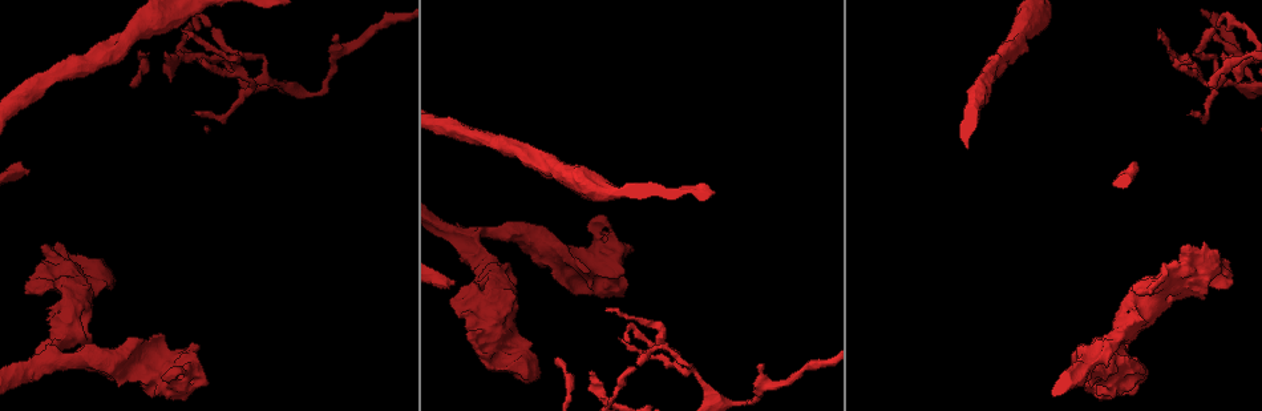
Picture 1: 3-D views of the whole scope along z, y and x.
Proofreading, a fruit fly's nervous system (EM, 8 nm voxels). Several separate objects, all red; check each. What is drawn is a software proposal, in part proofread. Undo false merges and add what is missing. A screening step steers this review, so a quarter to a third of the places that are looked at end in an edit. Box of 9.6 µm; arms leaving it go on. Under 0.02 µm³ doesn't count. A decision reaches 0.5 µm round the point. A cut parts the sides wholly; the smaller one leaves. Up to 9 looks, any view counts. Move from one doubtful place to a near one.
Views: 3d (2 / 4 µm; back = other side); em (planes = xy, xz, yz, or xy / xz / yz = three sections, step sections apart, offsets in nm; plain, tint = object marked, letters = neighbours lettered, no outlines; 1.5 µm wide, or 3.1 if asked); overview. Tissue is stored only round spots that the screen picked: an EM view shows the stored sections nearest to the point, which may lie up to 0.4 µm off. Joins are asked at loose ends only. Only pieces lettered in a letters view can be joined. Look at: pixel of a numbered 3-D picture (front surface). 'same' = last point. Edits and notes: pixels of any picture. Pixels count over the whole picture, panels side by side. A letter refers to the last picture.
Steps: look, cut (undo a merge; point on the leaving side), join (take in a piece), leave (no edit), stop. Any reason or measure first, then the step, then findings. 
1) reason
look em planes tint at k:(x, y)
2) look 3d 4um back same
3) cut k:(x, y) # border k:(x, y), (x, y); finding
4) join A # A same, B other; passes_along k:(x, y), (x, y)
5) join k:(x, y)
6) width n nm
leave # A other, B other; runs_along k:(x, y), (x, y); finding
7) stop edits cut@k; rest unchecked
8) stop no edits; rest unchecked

calibre changes
look em yz step 8 letters at 1:(605, 288)

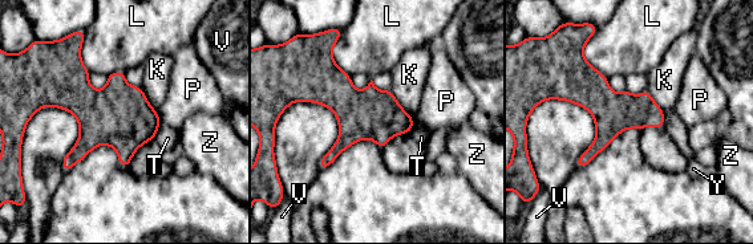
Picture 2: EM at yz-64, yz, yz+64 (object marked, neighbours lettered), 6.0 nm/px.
leave # K other, L other, P other, T other, V other, Y other, Z other; border 2:(391, 89), (395, 100), (412, 117); all the same neuron

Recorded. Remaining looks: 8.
branch stops here
look 3d 4um at 1:(762, 364)

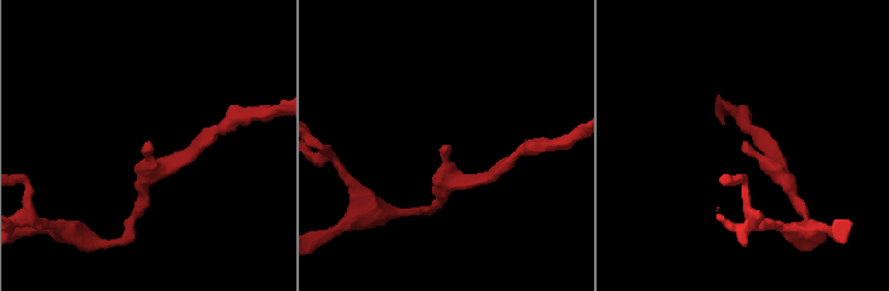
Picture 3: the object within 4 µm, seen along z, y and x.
now the EM
look em yz step 8 letters at 3:(741, 147)

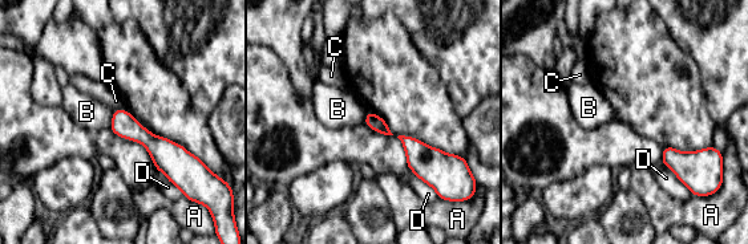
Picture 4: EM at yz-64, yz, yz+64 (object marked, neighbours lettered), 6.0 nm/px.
another direction
look em planes letters same

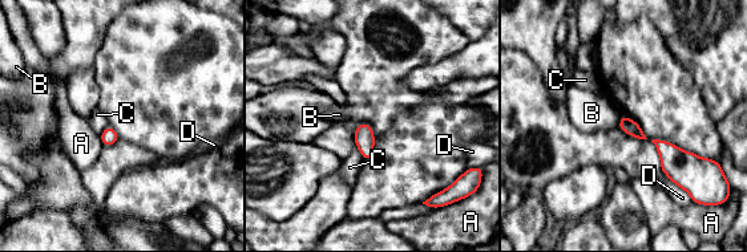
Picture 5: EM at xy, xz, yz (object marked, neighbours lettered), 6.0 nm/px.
leave # A other, B other, C other, D other; border 5:(621, 116), (617, 125); no lettered piece goes on from it

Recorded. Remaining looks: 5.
tapers out
look em xy step 4 tint at 1:(610, 308)

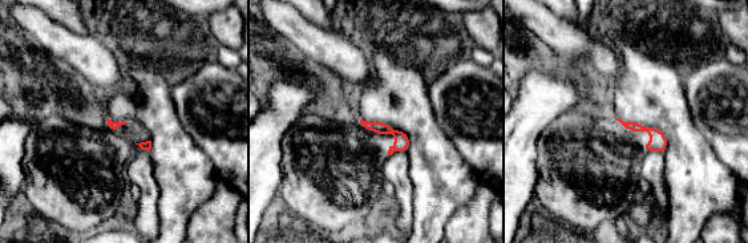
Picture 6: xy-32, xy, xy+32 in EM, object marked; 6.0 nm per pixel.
cut it another way
look em planes letters same

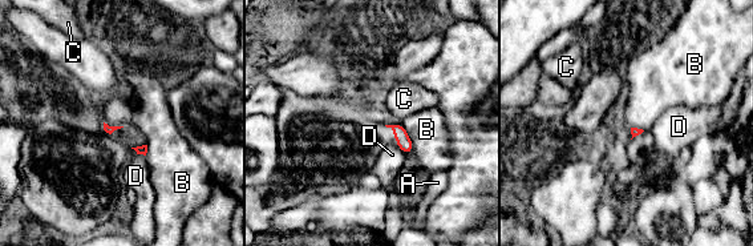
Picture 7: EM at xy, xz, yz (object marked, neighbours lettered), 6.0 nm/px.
leave # A other, B other, C other, D other; border 7:(401, 124), (412, 145), (411, 154); no lettered piece goes on from it

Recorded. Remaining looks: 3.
sudden change in width
look em yz step 4 tint at 1:(693, 368)

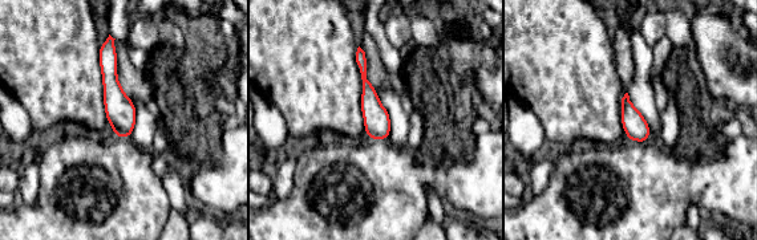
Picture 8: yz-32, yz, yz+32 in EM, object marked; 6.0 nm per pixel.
look em yz step 4 letters same

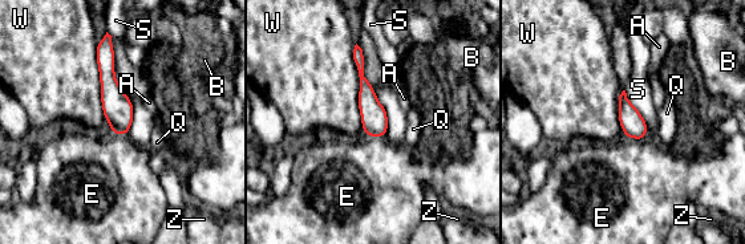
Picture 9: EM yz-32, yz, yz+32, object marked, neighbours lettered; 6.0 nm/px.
leave # A other, B other, E other, Q other, S other, W other, Z other; one neuron here

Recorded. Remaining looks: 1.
stop no edits; rest unchecked

